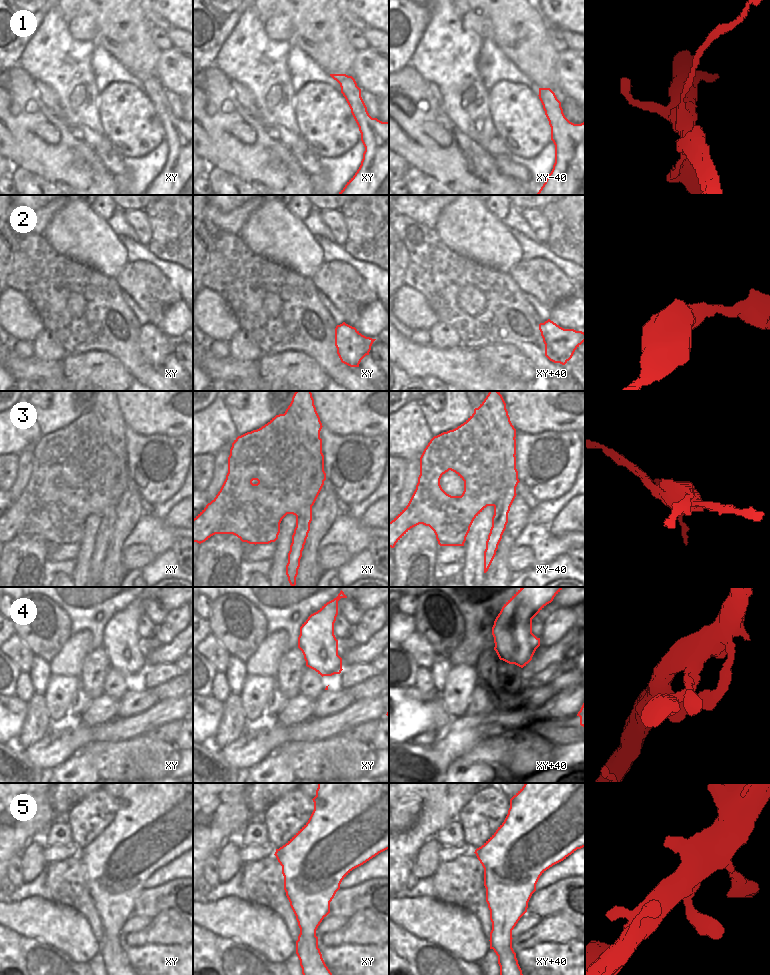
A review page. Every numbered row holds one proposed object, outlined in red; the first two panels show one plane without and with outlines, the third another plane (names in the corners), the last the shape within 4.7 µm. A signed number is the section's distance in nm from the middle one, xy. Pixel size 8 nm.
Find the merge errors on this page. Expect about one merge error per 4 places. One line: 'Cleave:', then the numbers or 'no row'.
Cleave: 1, 3

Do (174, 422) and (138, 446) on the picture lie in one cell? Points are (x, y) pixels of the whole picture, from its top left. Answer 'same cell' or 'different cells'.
different cells

